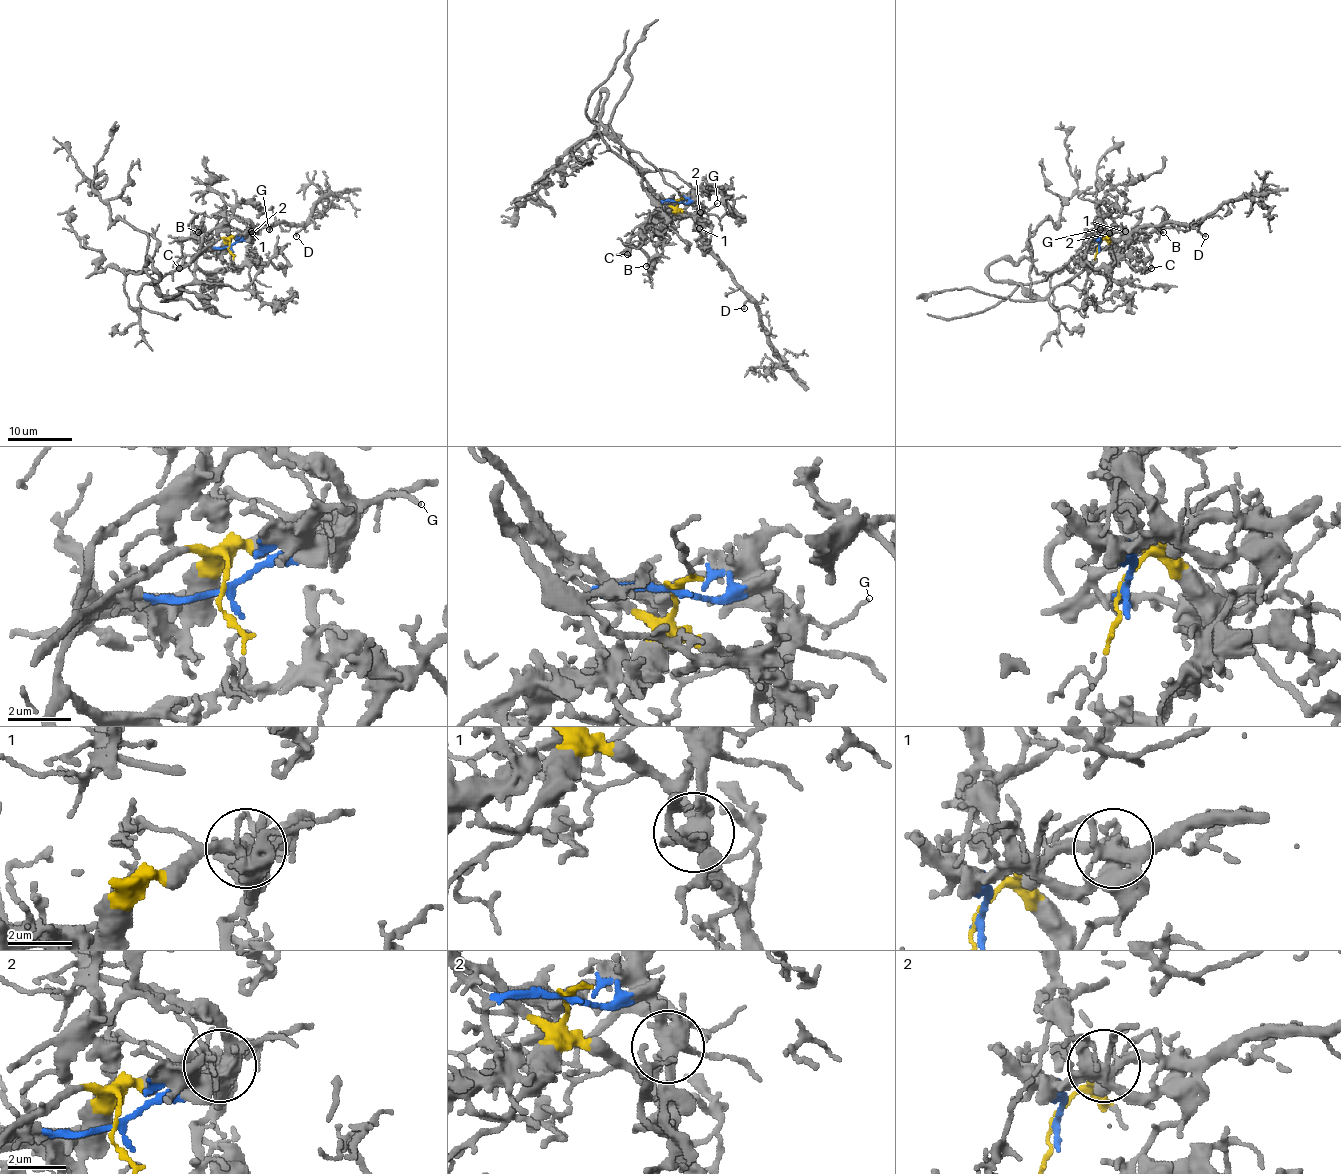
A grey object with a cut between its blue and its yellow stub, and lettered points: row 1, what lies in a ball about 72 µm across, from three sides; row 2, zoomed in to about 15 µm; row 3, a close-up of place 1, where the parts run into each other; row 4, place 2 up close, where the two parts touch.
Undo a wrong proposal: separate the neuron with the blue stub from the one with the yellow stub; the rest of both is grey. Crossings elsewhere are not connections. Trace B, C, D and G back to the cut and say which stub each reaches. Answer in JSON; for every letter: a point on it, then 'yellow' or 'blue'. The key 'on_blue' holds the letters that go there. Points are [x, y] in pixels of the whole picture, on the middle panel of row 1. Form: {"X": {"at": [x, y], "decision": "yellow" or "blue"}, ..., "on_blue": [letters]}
{"B": {"at": [646, 266], "decision": "blue"}, "C": {"at": [627, 254], "decision": "blue"}, "D": {"at": [744, 308], "decision": "yellow"}, "G": {"at": [717, 203], "decision": "yellow"}, "on_blue": ["B", "C"]}

